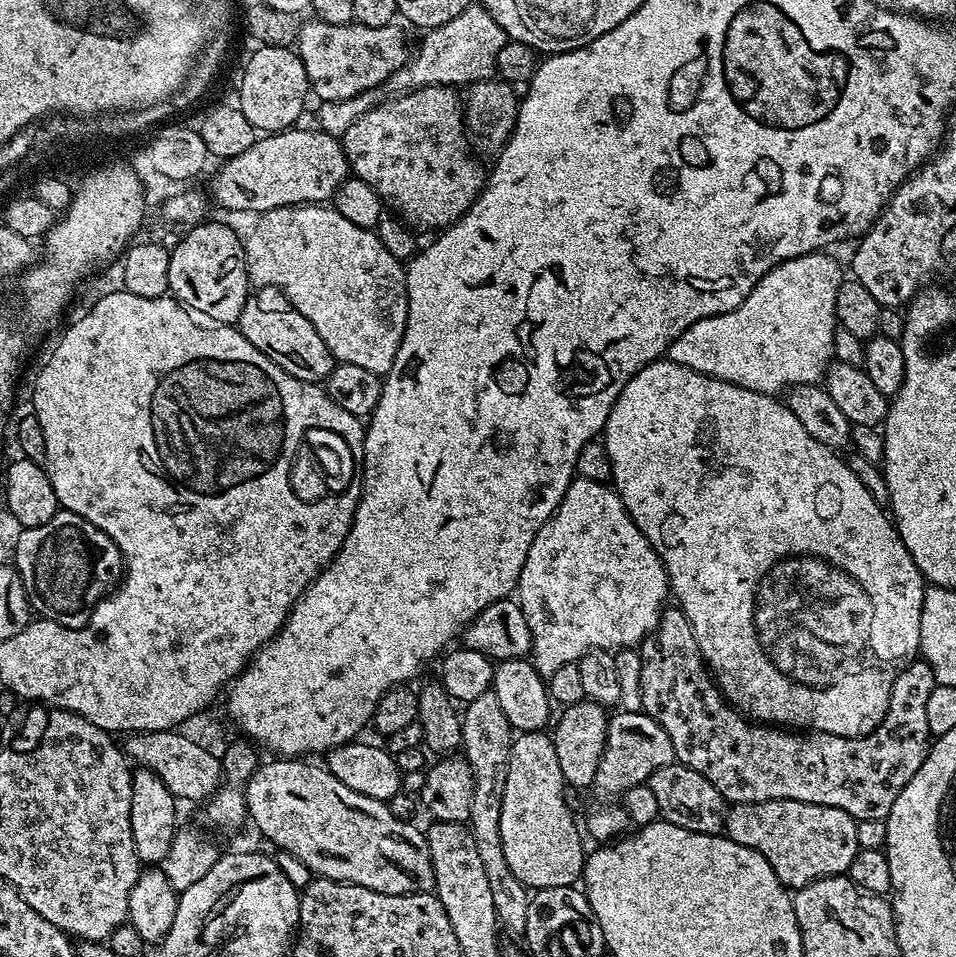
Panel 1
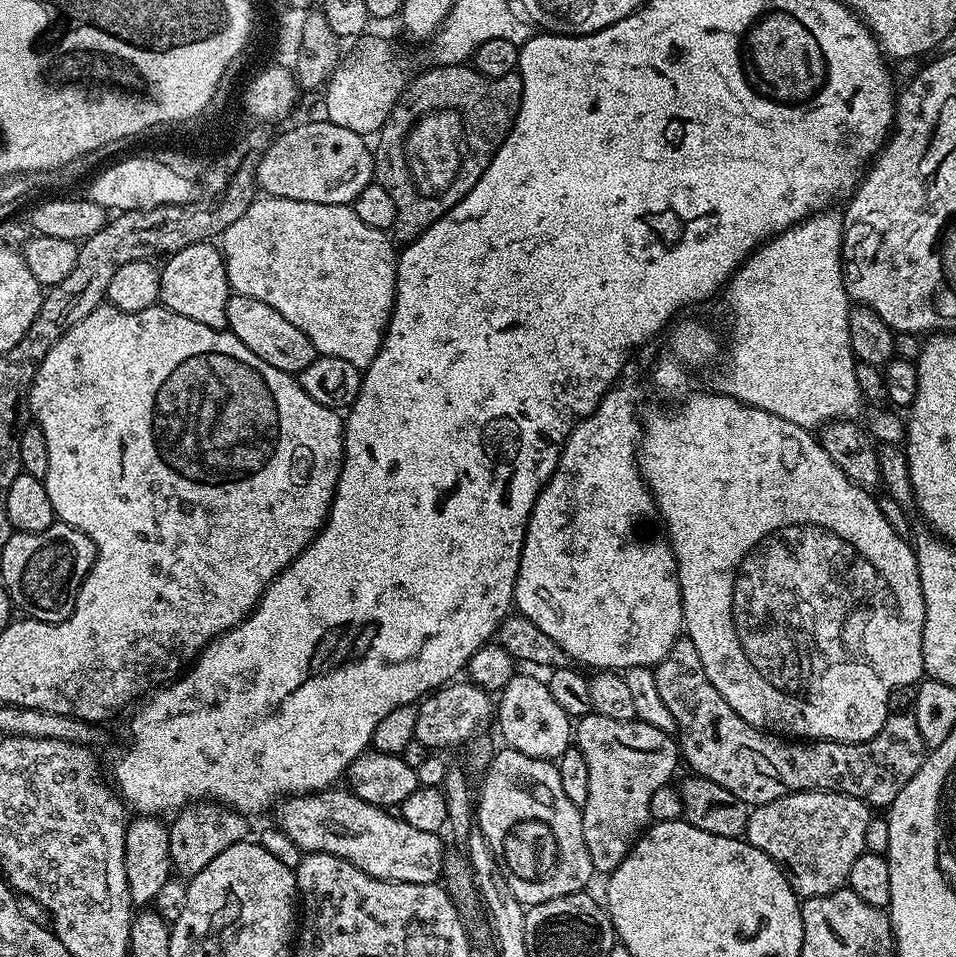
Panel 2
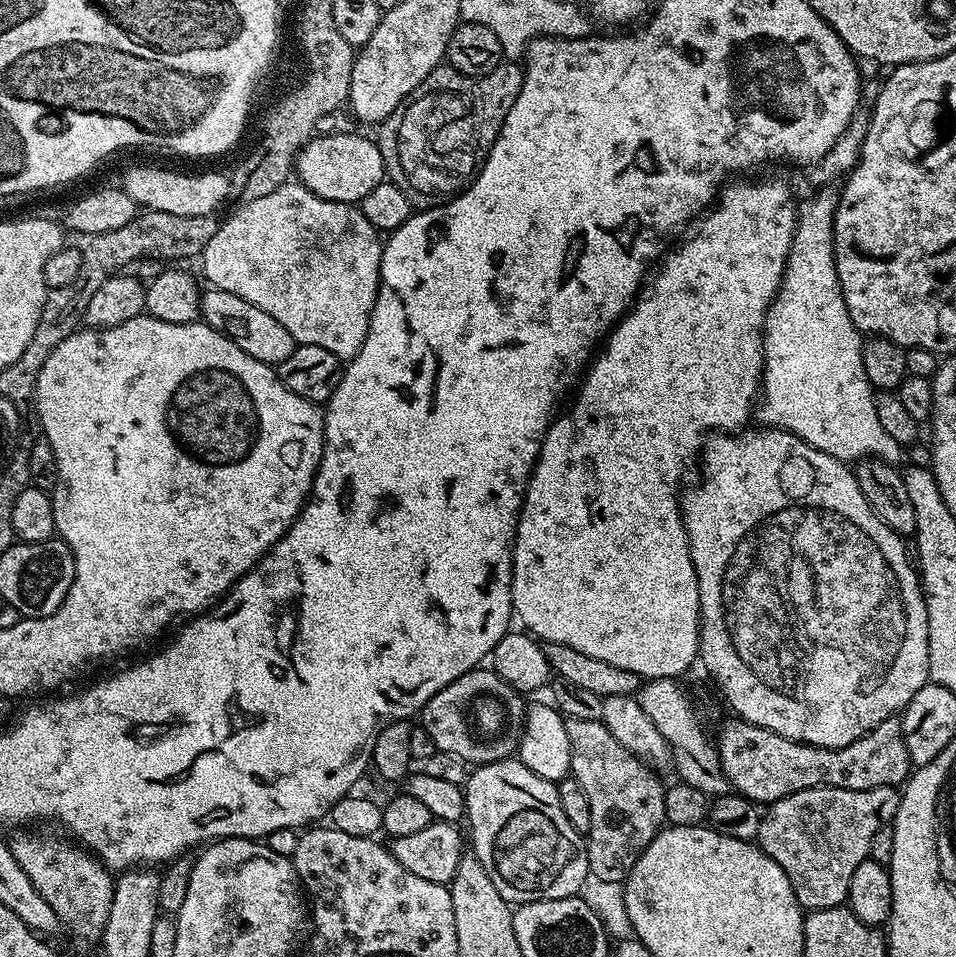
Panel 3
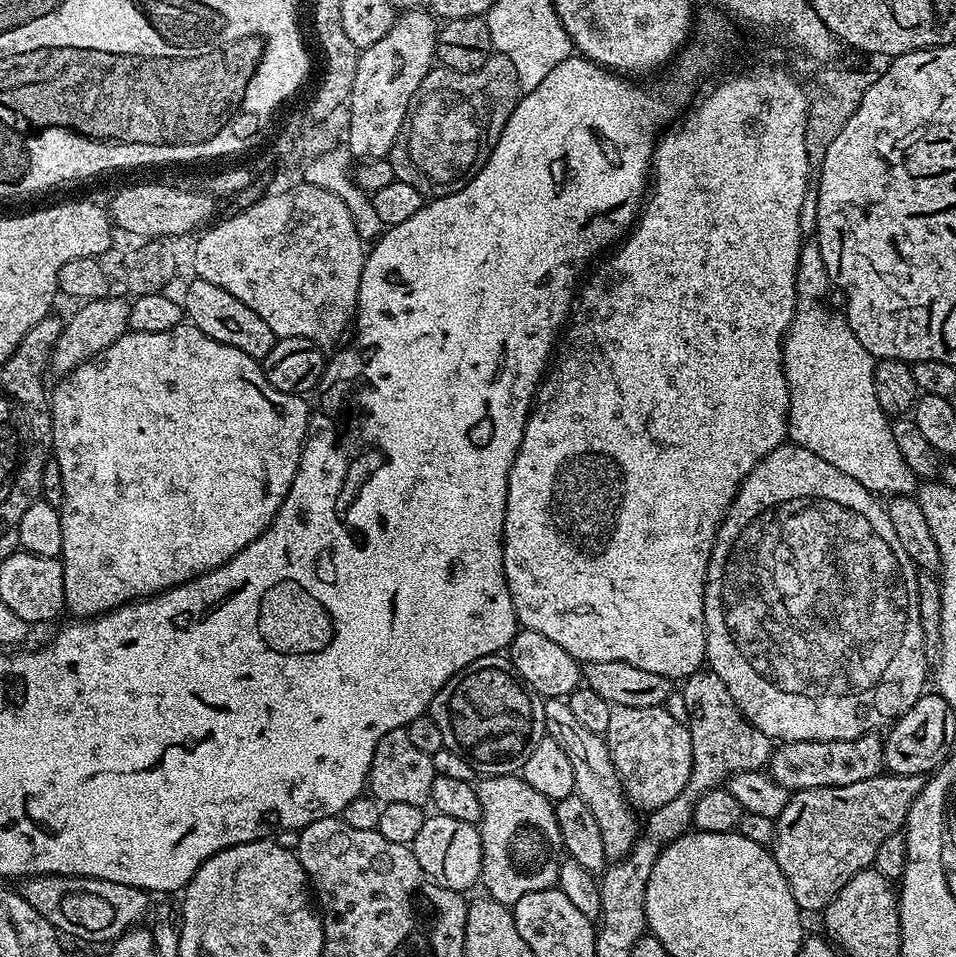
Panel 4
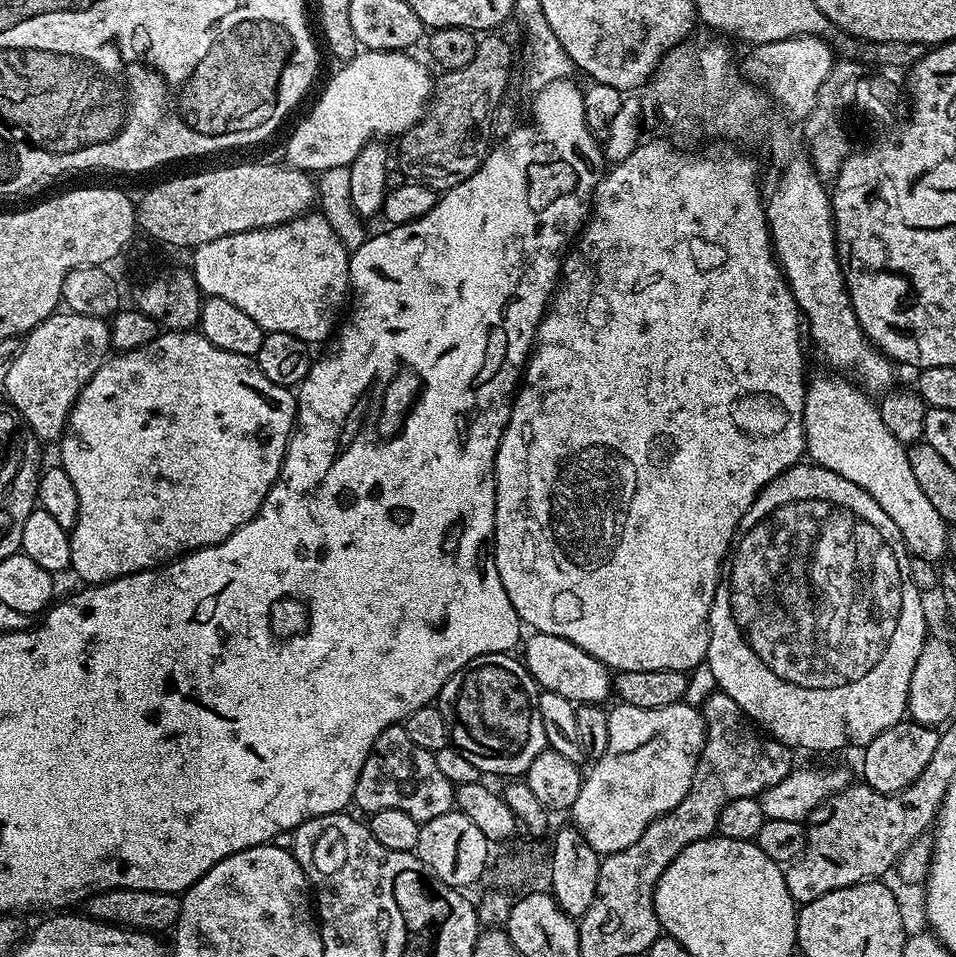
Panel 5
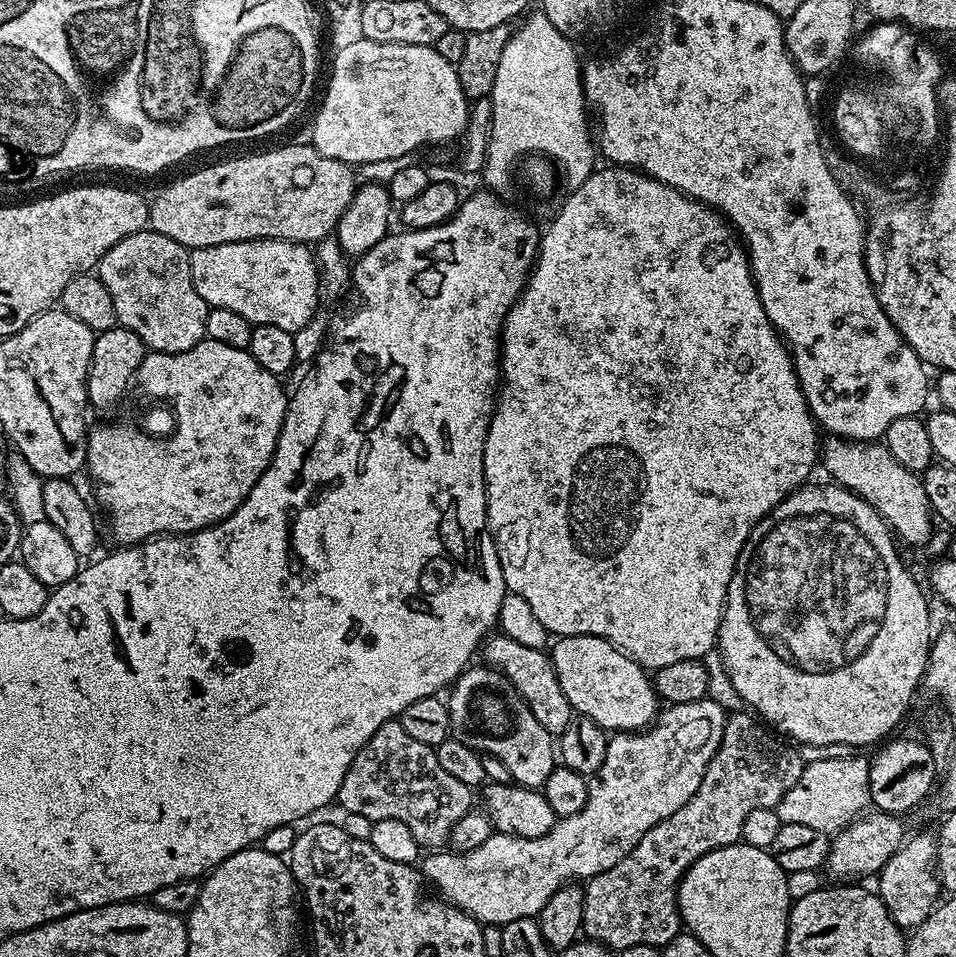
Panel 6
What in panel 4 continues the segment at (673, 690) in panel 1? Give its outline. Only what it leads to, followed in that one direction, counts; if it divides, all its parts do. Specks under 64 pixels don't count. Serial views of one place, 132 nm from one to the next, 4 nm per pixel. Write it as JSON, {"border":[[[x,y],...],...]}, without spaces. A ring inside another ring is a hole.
{"border":[[[876,734],[859,736],[858,738],[850,738],[849,740],[793,740],[784,742],[779,745],[772,753],[772,759],[766,765],[768,775],[772,776],[774,782],[778,782],[778,786],[788,789],[789,793],[801,792],[807,788],[833,788],[834,786],[850,786],[854,782],[866,782],[866,778],[874,778],[881,775],[885,771],[884,766],[884,740]]]}

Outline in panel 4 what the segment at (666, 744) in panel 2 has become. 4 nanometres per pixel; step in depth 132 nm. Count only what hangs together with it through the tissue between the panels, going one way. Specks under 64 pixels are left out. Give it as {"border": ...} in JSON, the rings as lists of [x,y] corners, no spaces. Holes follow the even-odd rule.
{"border":[[[548,698],[544,700],[544,730],[547,739],[558,742],[562,750],[566,750],[566,758],[570,758],[570,766],[574,766],[575,795],[590,806],[590,814],[594,814],[594,822],[598,822],[598,830],[602,830],[602,846],[609,862],[621,860],[634,846],[638,835],[637,809],[633,808],[624,794],[620,784],[620,776],[616,772],[614,762],[608,753],[608,741],[604,736],[586,730],[570,714],[567,699]]]}

